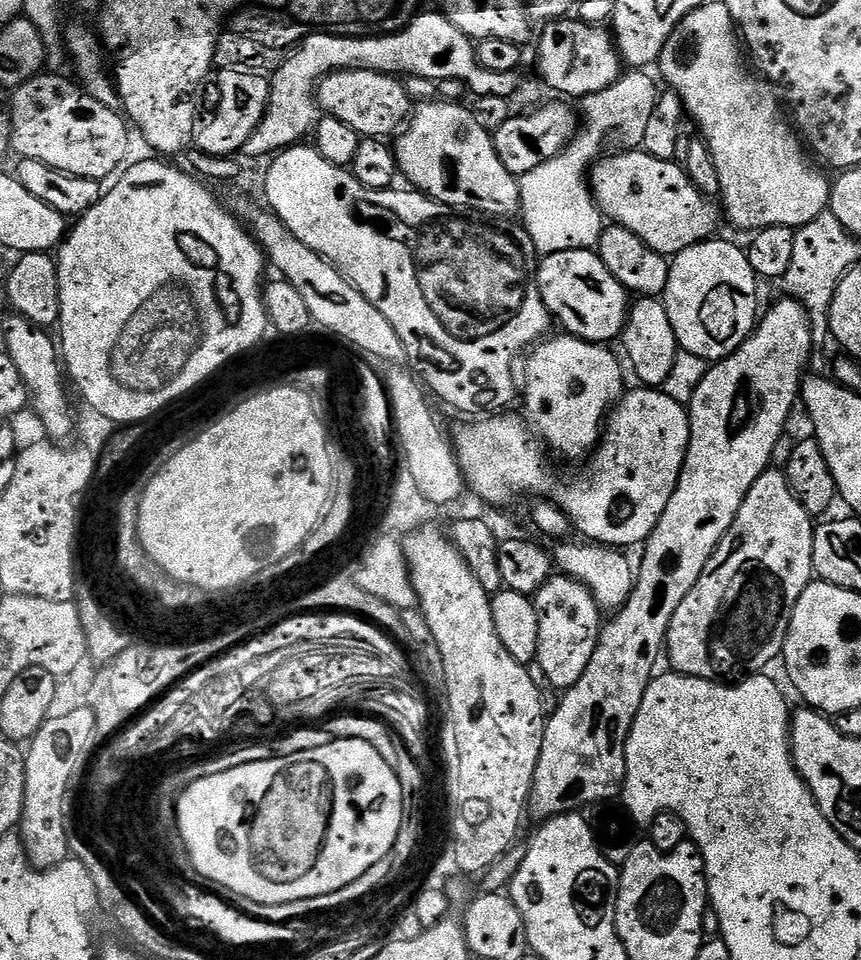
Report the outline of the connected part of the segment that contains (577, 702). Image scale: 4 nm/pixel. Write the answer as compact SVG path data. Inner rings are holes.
M783 298L768 313L759 317L758 323L746 342L742 342L742 346L736 352L731 352L724 360L715 361L707 369L705 376L701 380L701 384L694 390L693 398L686 405L688 409L688 421L690 422L690 442L686 450L686 458L684 465L680 471L680 477L676 483L676 489L672 492L670 502L666 502L666 510L662 514L662 518L658 522L658 526L650 535L648 535L646 543L643 545L644 557L641 558L640 564L638 560L638 571L634 576L634 583L632 585L632 593L628 595L628 600L624 603L624 607L615 613L616 616L604 629L599 629L598 639L594 644L594 651L590 658L590 666L586 666L586 674L582 674L582 678L573 688L567 689L563 693L564 696L560 700L560 705L556 708L556 713L547 717L544 725L544 737L542 738L542 750L538 758L538 766L536 773L532 779L532 795L530 797L530 812L537 816L537 821L543 822L551 820L554 816L561 816L567 812L580 812L584 810L587 804L596 804L599 800L612 800L621 795L624 791L624 779L626 778L626 758L624 757L624 743L632 729L634 718L638 714L638 706L642 706L642 698L645 690L648 689L648 683L652 680L654 673L657 671L656 663L659 662L660 656L662 660L662 653L666 648L666 641L668 639L668 627L674 618L674 610L678 610L678 606L682 606L682 598L686 598L686 594L690 594L690 590L700 584L700 575L702 570L706 570L706 562L710 562L710 558L714 554L714 550L722 542L722 538L726 534L726 530L730 530L730 526L734 522L734 518L738 514L738 506L742 506L743 499L746 498L747 492L753 486L754 482L758 481L759 476L770 468L772 462L772 455L774 454L774 442L778 442L780 436L785 435L788 424L788 419L792 416L792 407L797 407L800 400L800 386L802 377L805 375L806 369L804 367L808 364L808 359L814 355L811 340L811 323L808 321L807 310L798 301L791 298Z

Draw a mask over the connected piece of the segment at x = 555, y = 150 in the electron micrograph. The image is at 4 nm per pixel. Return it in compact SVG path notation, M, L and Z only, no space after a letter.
M541 103L533 107L525 116L512 116L500 129L495 129L494 143L498 158L506 166L511 176L517 178L532 173L539 164L554 158L576 137L578 131L578 112L571 103Z

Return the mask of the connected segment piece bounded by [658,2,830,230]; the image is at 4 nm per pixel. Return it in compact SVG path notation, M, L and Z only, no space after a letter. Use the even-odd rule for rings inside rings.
M706 2L701 8L686 14L682 22L678 22L674 34L670 36L660 55L659 75L662 80L664 75L663 83L679 94L685 113L700 127L699 135L708 143L720 179L719 199L724 200L722 212L723 215L724 212L728 215L729 222L736 228L752 228L751 230L774 226L797 230L818 218L829 207L830 180L818 169L808 165L808 160L804 157L805 149L793 125L786 116L784 121L784 116L780 113L782 100L777 89L759 75L751 76L744 65L743 55L745 56L742 40L736 23L732 21L730 10L722 2Z

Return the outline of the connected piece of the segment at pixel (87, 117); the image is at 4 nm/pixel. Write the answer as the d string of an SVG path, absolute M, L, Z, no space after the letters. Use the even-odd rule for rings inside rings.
M64 74L48 75L52 76L36 76L15 89L11 97L11 151L17 152L20 158L37 159L68 176L99 182L106 181L107 176L115 177L129 159L129 125L125 117L117 109L102 106L102 102L85 92L79 83L71 84L66 77L60 76Z

